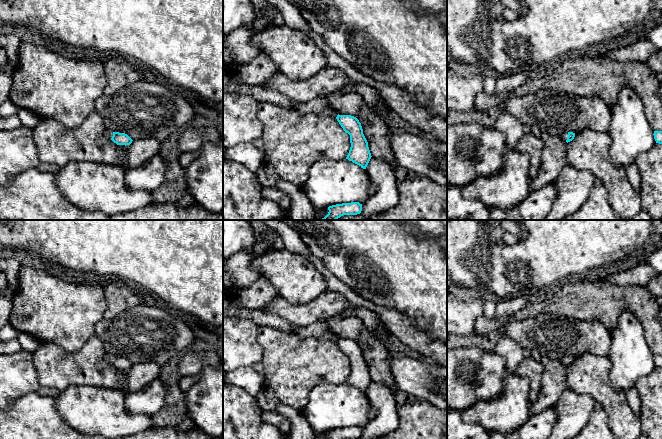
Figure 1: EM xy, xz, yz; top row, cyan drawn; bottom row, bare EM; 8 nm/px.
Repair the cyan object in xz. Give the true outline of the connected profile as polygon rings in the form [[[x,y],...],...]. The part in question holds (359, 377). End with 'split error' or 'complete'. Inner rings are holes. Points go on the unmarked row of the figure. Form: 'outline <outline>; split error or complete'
outline [[[318,321],[305,327],[296,326],[291,332],[301,338],[316,337],[335,341],[345,357],[350,359],[351,371],[346,383],[366,393],[372,380],[361,347],[356,341],[339,339],[328,329],[327,321]]]; split error

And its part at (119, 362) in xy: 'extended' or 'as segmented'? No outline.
extended

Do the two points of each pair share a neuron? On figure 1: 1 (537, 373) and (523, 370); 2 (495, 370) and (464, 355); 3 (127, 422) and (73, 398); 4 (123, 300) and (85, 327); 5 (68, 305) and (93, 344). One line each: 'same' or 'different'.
1: same
2: same
3: same
4: different
5: different

